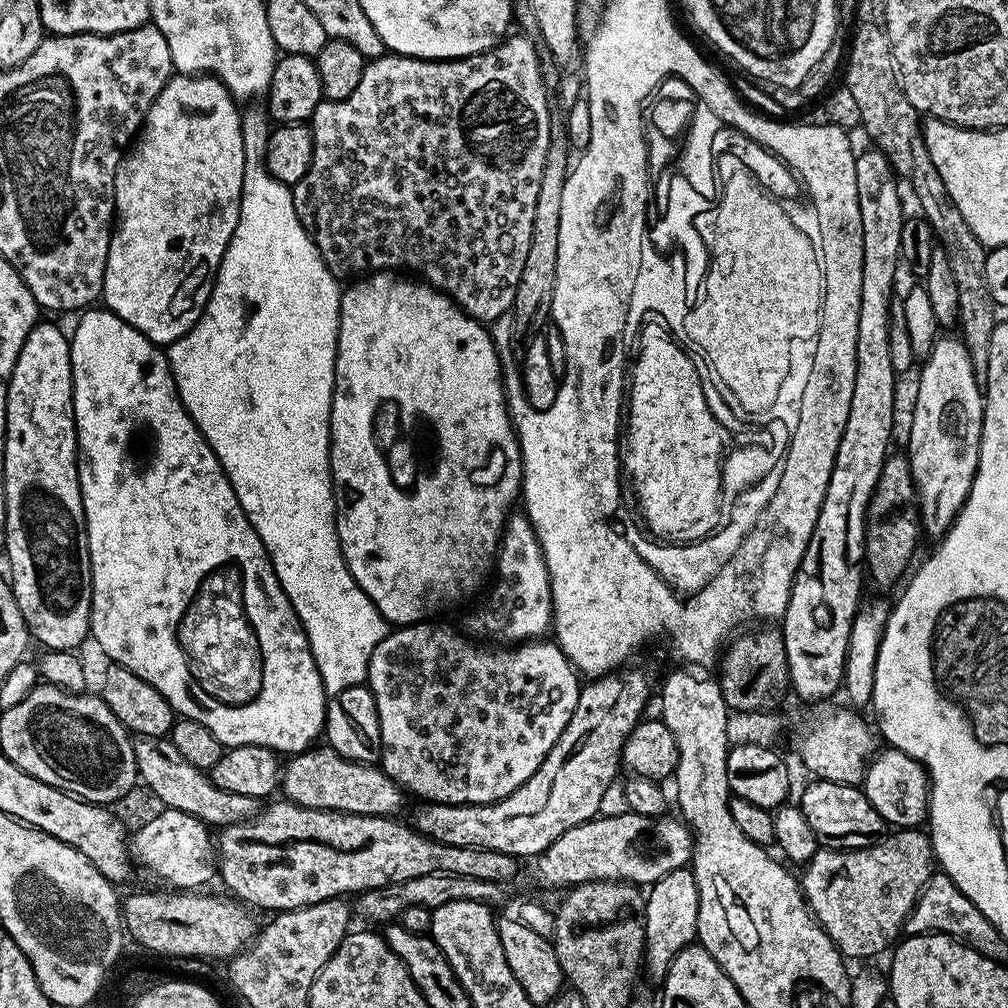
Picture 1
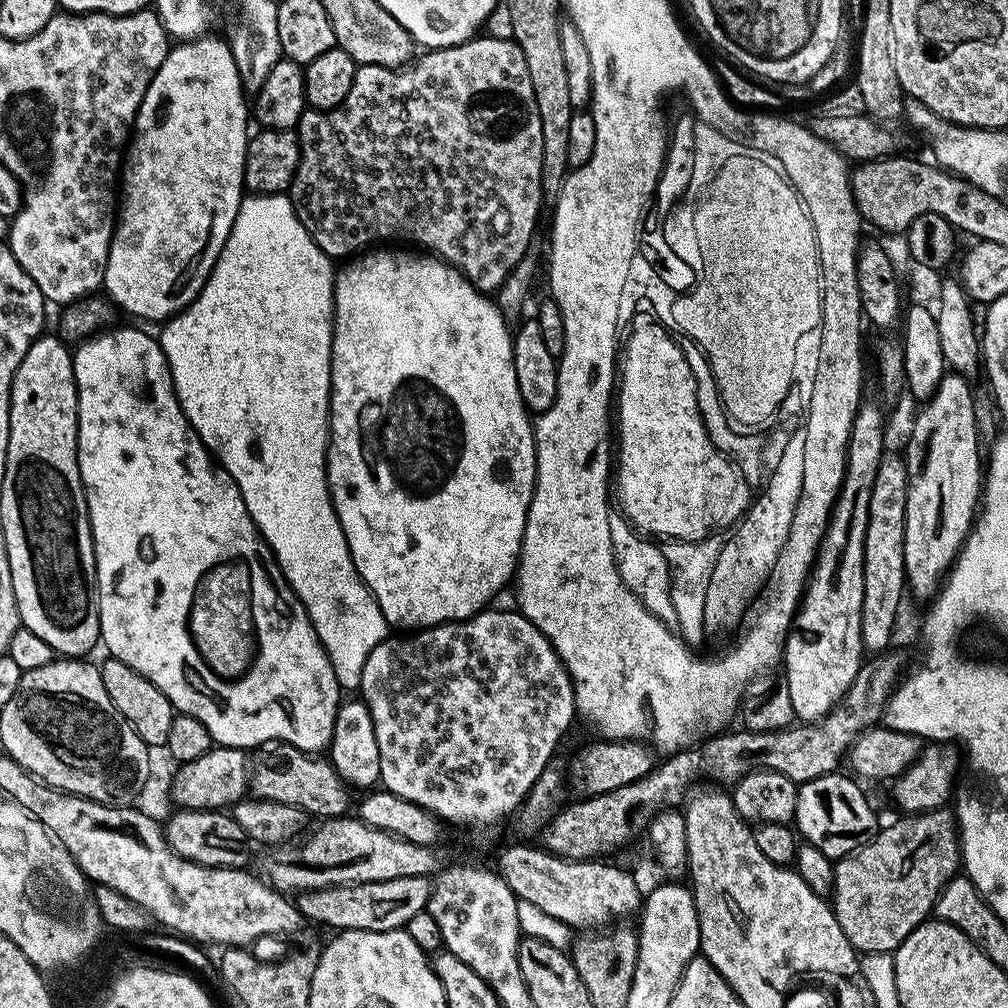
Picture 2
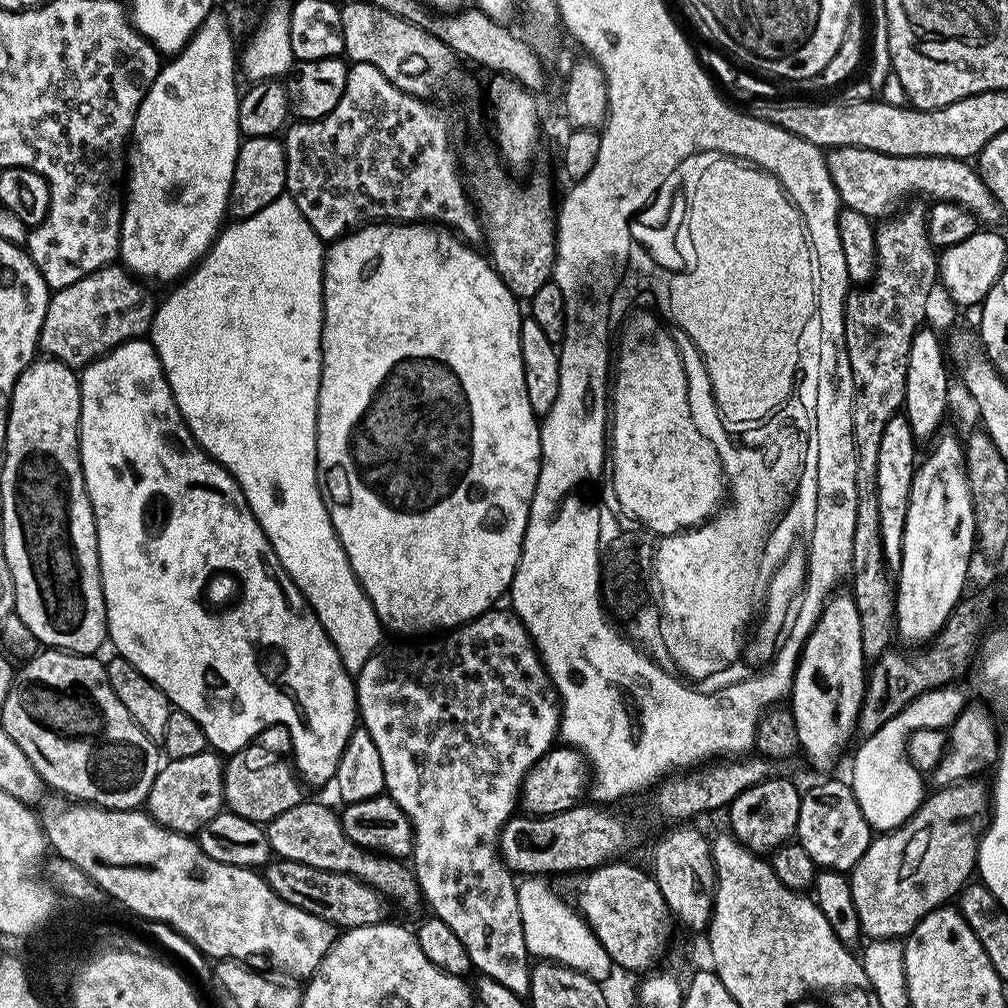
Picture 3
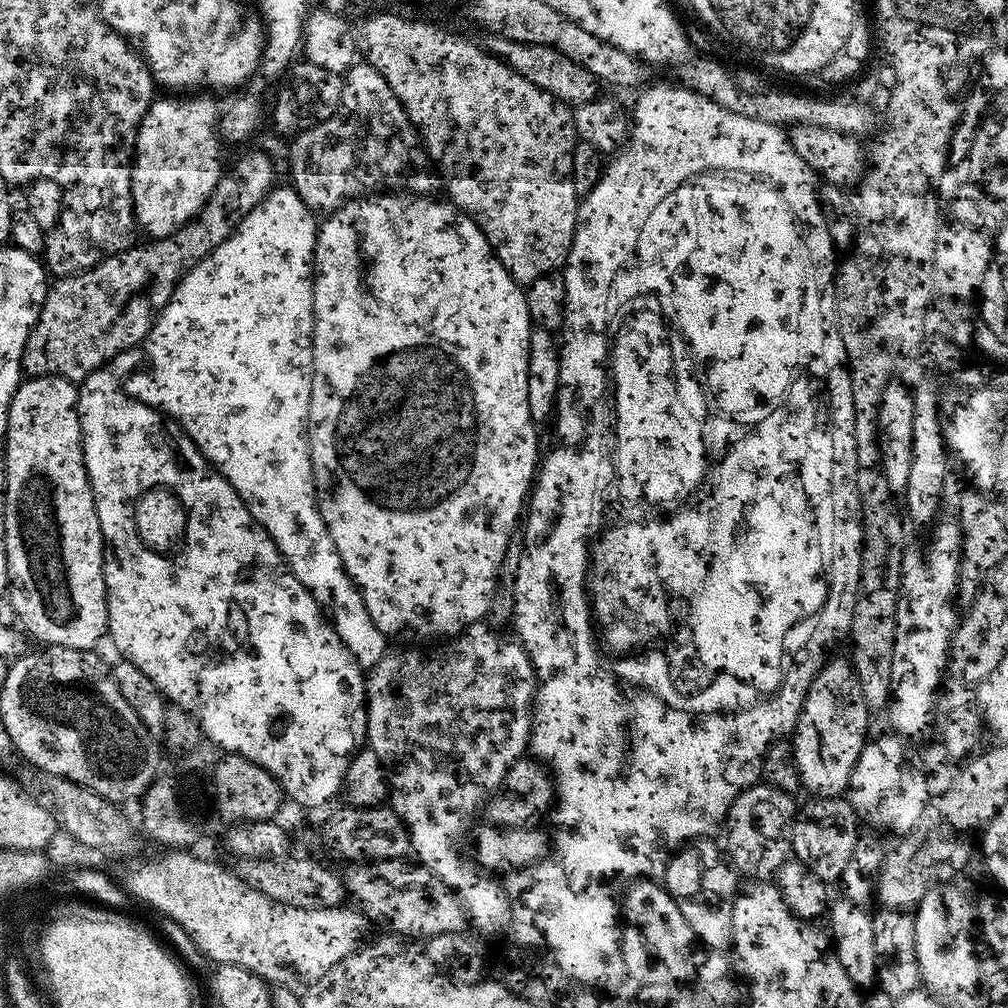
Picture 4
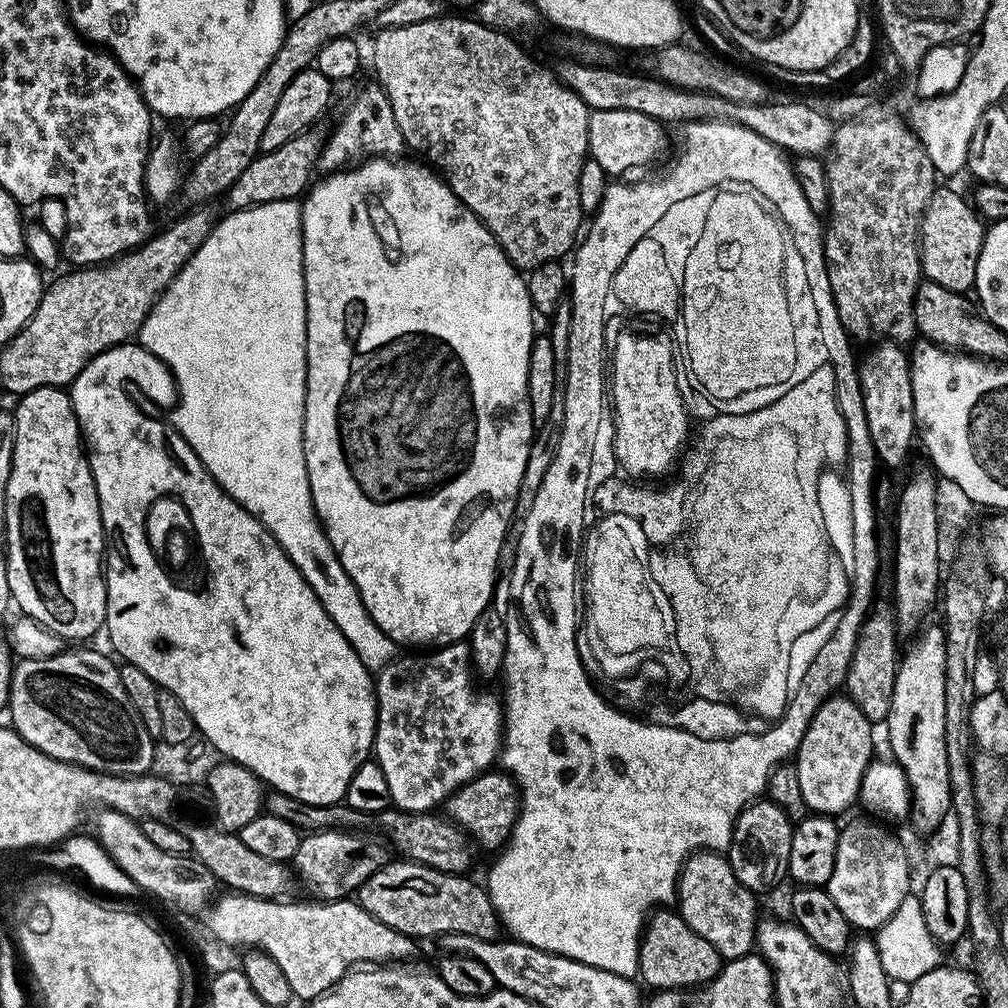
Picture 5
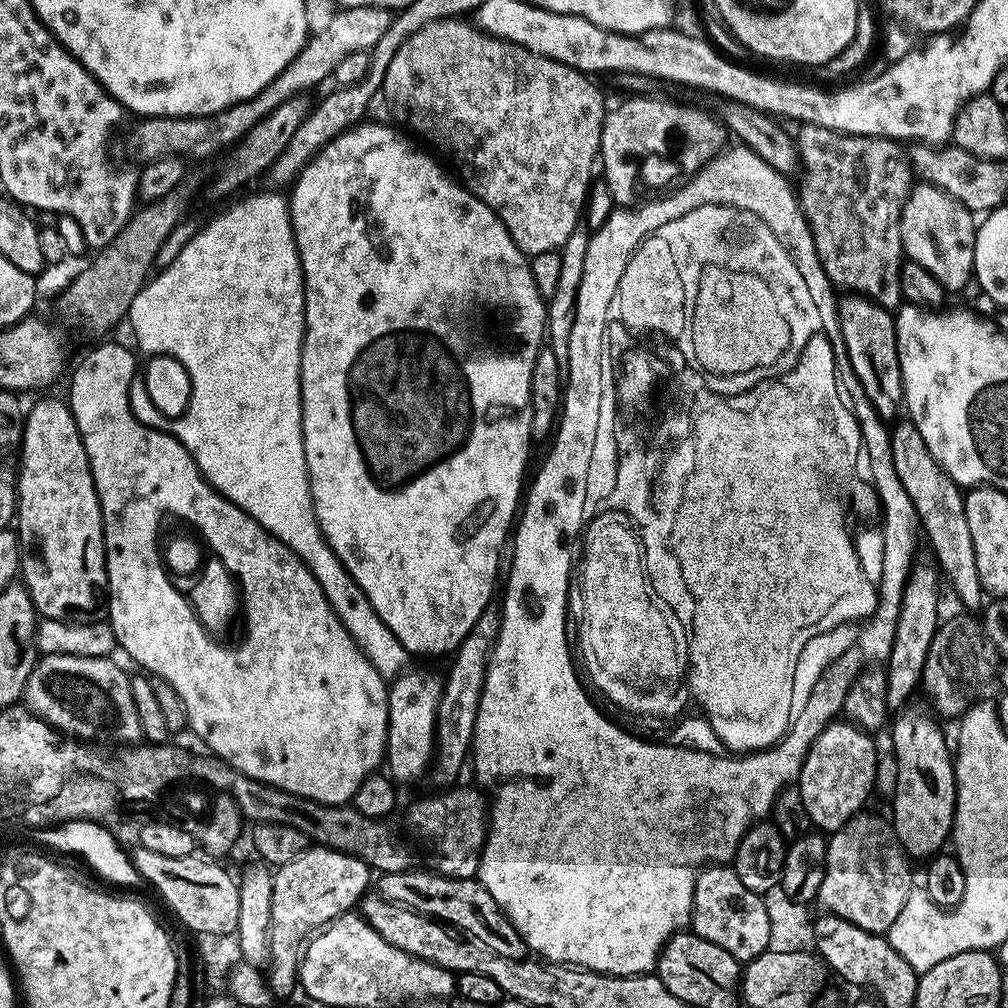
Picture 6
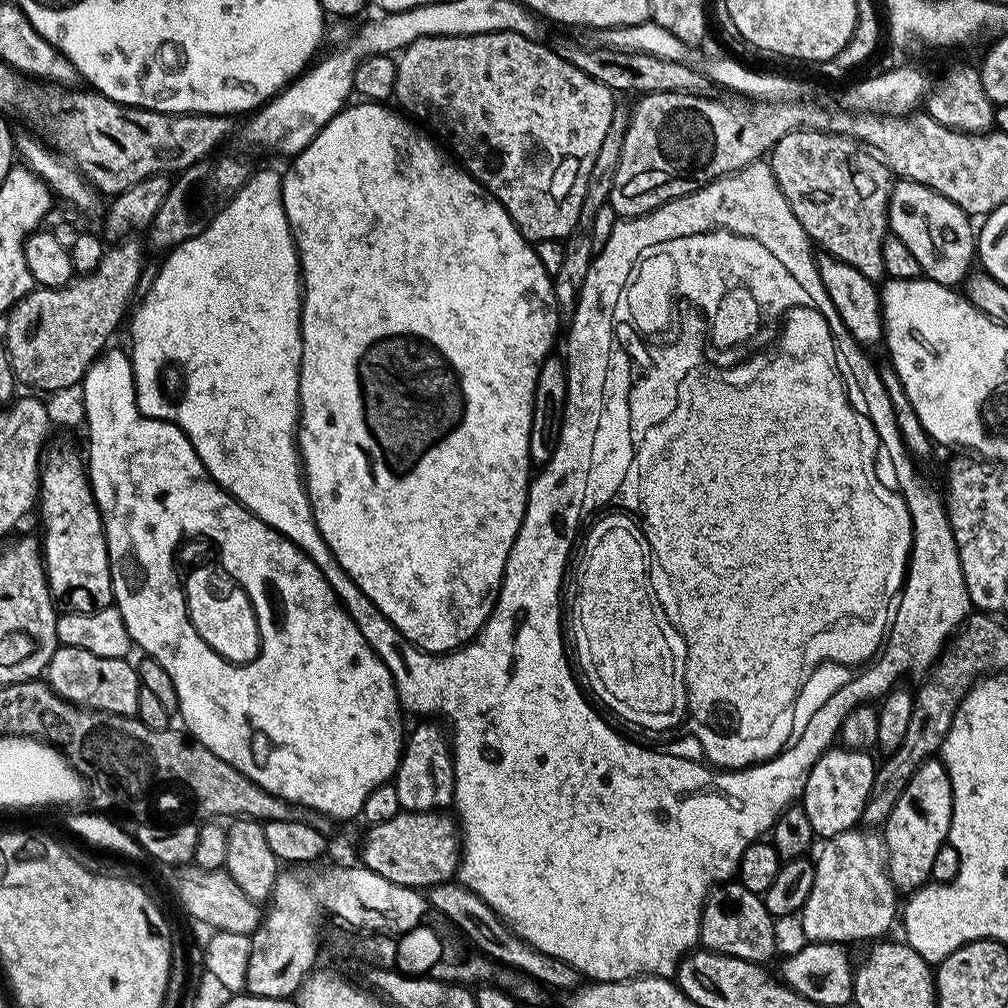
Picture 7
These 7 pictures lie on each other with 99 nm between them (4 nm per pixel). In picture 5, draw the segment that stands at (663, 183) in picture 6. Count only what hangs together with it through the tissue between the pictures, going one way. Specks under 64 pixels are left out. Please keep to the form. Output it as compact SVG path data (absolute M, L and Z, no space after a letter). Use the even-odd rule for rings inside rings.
M592 112L588 131L588 151L591 159L602 166L610 178L620 178L623 172L644 168L660 156L664 148L665 125L659 120L637 112Z

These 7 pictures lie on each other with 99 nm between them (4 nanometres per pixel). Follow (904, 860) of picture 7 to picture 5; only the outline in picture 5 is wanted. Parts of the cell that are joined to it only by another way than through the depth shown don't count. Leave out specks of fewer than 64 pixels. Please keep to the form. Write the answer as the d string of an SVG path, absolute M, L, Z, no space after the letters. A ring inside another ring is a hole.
M925 627L915 637L916 641L903 649L894 678L894 698L890 702L890 714L886 721L888 744L892 747L891 759L899 764L905 774L911 792L910 821L917 833L937 831L944 819L949 819L952 806L950 774L946 766L946 646L943 627Z

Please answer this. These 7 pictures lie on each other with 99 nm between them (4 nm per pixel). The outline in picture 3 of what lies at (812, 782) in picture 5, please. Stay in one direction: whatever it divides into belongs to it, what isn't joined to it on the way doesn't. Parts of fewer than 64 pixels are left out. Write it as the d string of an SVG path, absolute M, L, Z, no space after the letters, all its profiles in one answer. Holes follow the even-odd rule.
M836 594L825 603L822 614L818 618L818 622L813 626L812 633L808 635L808 641L804 644L803 650L800 652L800 660L796 664L796 673L792 679L792 690L790 693L790 707L794 714L794 722L798 726L798 738L803 755L808 755L808 760L816 768L832 768L836 764L836 759L840 756L840 751L844 748L844 743L856 732L856 723L860 717L860 707L864 701L864 682L866 679L866 661L864 651L862 650L862 622L858 618L858 606L856 598L851 594L840 596Z

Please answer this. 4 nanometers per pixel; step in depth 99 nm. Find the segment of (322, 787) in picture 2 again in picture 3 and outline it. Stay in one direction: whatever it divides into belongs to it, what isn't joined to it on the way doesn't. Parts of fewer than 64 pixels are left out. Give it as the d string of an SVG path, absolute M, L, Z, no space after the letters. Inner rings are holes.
M252 751L233 752L223 761L224 803L227 811L238 814L238 818L250 818L250 822L266 826L278 814L304 801L305 785L289 761L287 764L284 760L275 760L268 752Z

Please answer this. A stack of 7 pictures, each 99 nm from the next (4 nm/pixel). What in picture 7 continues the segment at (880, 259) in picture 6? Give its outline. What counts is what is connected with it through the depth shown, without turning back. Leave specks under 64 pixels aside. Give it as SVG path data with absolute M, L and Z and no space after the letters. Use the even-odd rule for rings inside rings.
M799 128L796 132L788 132L771 150L770 167L774 178L778 182L778 186L782 190L782 194L788 199L790 210L794 210L794 218L798 218L798 222L802 222L802 230L806 230L806 234L812 239L813 245L821 253L838 258L842 262L847 262L849 266L854 266L854 270L858 270L861 274L866 274L866 278L880 282L885 279L884 267L882 266L882 242L890 234L888 226L888 199L892 193L892 185L894 183L893 173L889 172L888 167L883 160L872 151L871 148L864 144L859 144L857 140L853 140L851 136L839 136L837 132L826 132L814 128Z

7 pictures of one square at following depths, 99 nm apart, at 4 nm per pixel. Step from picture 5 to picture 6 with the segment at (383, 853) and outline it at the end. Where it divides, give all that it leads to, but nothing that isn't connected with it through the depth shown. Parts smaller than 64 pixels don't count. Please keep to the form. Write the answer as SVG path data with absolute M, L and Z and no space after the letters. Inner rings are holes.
M309 846L305 848L302 854L298 854L298 858L292 859L290 862L279 865L272 873L272 926L270 929L270 950L268 951L268 962L266 965L266 979L269 988L272 989L273 997L280 998L280 996L288 996L292 991L297 991L298 977L300 975L300 958L304 951L306 941L317 930L324 927L325 924L330 923L334 918L338 918L343 912L351 912L363 900L366 893L369 891L368 883L371 882L374 872L369 868L366 862L362 862L362 858L354 858L350 854L342 854L338 850L330 850L329 848L322 848L319 846Z

